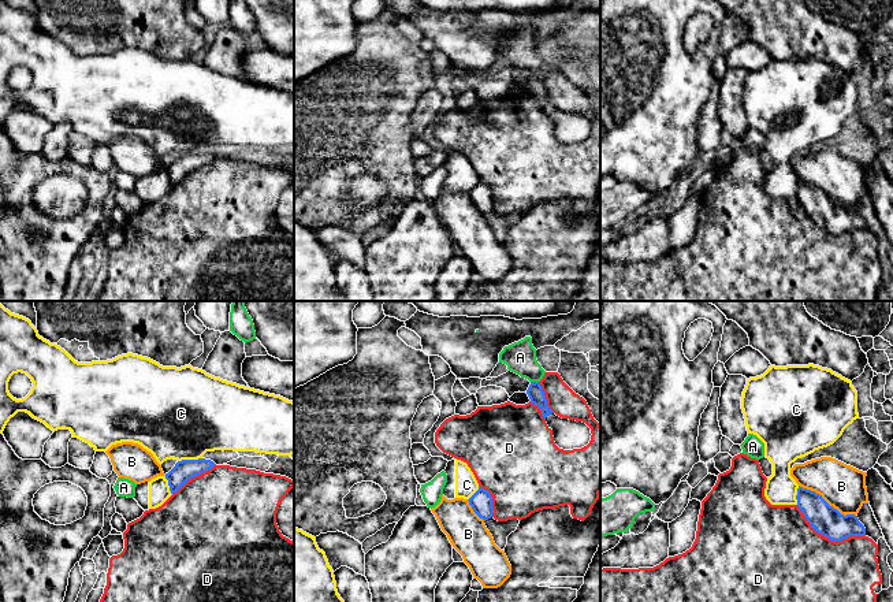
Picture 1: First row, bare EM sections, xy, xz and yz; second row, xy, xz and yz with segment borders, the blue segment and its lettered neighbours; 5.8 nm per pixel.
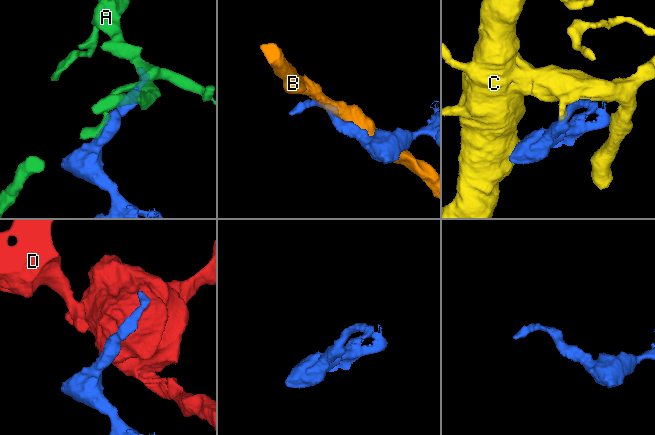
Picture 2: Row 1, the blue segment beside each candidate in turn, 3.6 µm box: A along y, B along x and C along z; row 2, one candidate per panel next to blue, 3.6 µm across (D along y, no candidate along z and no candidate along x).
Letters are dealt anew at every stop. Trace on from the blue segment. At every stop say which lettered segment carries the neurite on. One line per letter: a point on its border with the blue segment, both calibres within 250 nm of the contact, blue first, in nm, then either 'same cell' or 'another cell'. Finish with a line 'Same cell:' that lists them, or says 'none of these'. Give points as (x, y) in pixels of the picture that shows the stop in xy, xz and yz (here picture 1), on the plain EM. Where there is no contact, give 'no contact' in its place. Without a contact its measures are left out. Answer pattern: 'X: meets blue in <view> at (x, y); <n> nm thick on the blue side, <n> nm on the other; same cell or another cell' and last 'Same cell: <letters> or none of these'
A: meets blue in xz at (535, 75); 90 nm thick on the blue side, 190 nm on the other; another cell
B: meets blue in yz at (826, 196); 170 nm thick on the blue side, 260 nm on the other; another cell
C: meets blue in xy at (189, 153); 120 nm thick on the blue side, 480 nm on the other; another cell
D: meets blue in yz at (828, 230); 170 nm thick on the blue side, 480 nm on the other; another cell
Same cell: none of these

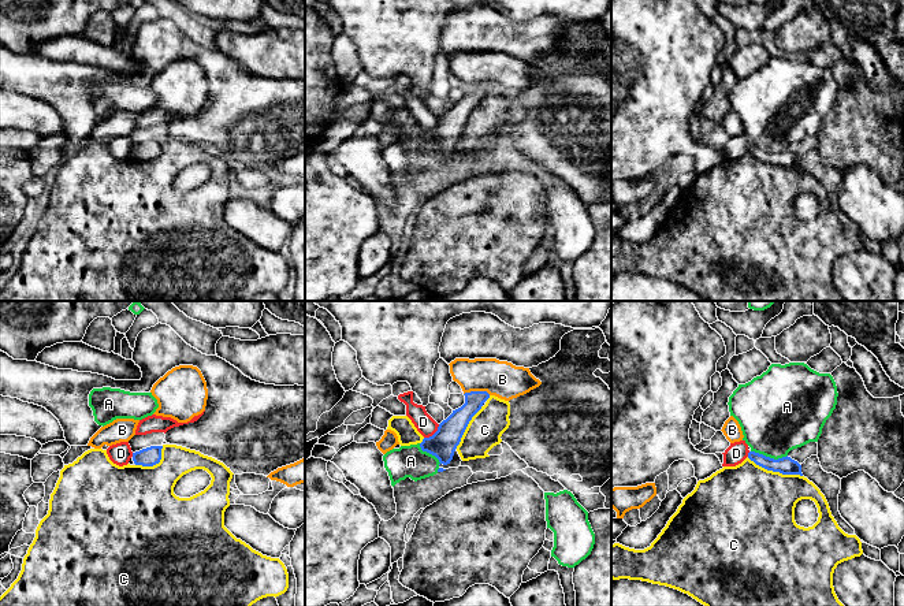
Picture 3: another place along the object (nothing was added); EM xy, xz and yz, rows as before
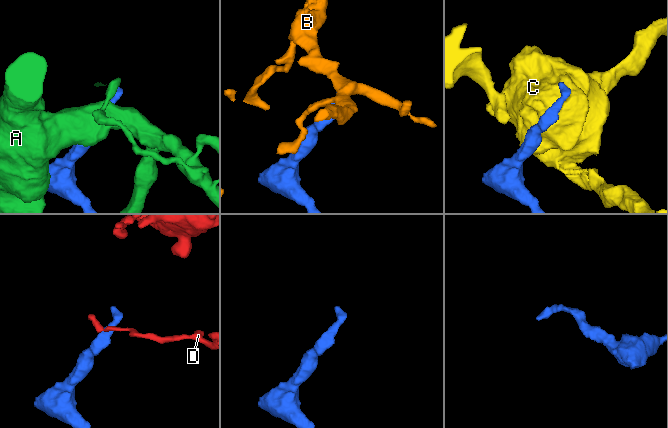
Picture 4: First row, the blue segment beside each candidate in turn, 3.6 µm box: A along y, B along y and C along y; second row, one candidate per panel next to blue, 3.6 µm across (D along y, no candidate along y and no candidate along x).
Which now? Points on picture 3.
A: meets blue in yz at (769, 151); 110 nm thick on the blue side, 440 nm on the other; another cell
B: meets blue in xz at (477, 85); 140 nm thick on the blue side, 220 nm on the other; another cell
C: meets blue in yz at (774, 164); 110 nm thick on the blue side, 480 nm on the other; another cell
D: meets blue in xz at (434, 127); 160 nm thick on the blue side, 110 nm on the other; another cell
Same cell: none of these

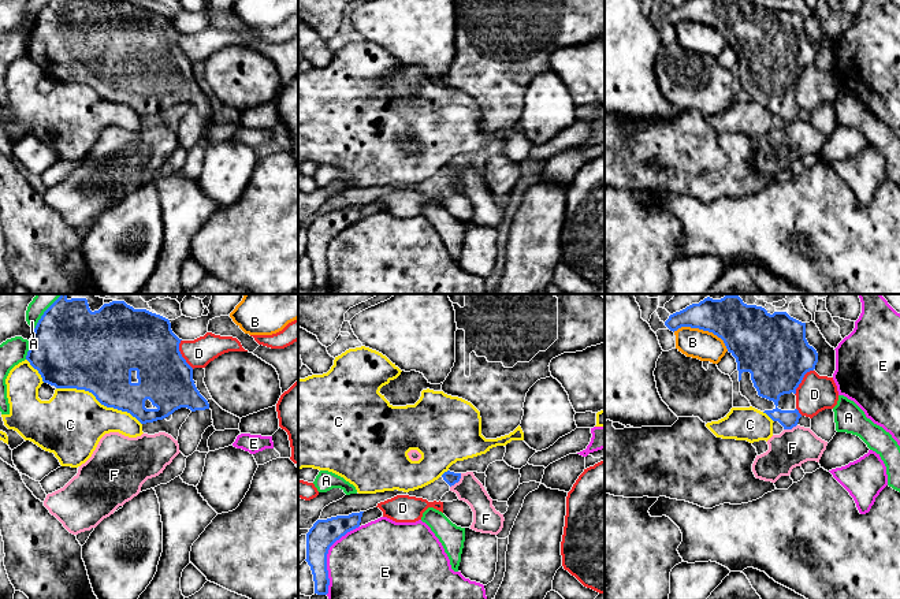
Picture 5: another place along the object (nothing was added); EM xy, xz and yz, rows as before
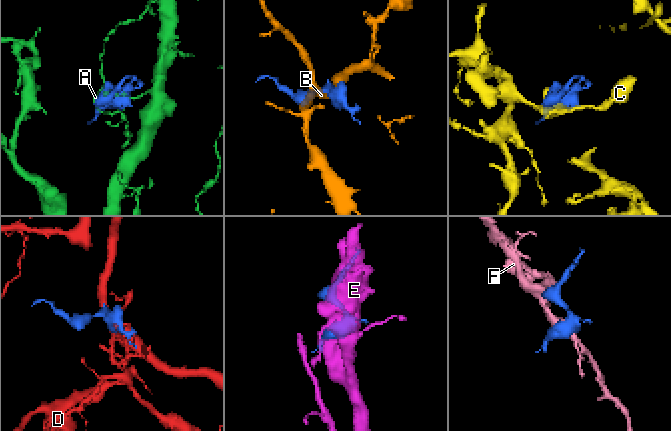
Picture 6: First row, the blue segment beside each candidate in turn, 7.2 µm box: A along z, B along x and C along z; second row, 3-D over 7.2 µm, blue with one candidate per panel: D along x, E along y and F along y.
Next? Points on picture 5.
A: meets blue in xy at (41, 11); 480 nm thick on the blue side, 90 nm on the other; another cell
B: meets blue in yz at (703, 23); 300 nm thick on the blue side, 170 nm on the other; another cell
C: meets blue in xy at (99, 95); 400 nm thick on the blue side, 380 nm on the other; another cell
D: meets blue in xy at (181, 48); 360 nm thick on the blue side, 170 nm on the other; another cell
E: meets blue in xz at (326, 250); 160 nm thick on the blue side, 460 nm on the other; another cell
F: meets blue in xz at (457, 175); 80 nm thick on the blue side, 150 nm on the other; another cell
Same cell: none of these

